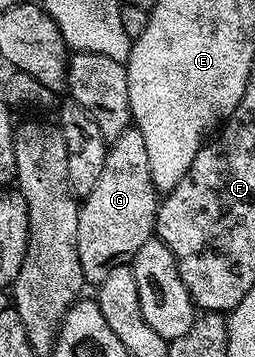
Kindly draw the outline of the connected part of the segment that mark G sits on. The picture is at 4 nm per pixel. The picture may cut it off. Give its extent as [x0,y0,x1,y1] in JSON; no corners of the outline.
[78,125,158,285]

